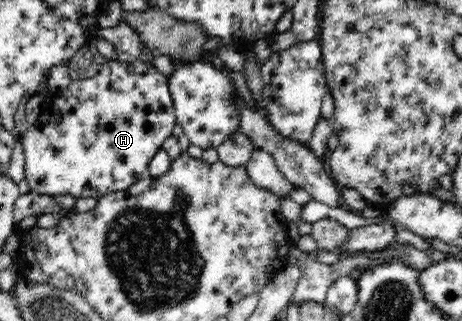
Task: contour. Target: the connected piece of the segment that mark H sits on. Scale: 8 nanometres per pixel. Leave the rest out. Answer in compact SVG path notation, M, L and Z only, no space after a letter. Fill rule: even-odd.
M143 58L132 64L111 59L100 66L93 78L72 81L28 128L21 140L25 156L24 178L31 191L53 197L69 194L77 199L99 199L106 194L126 190L147 175L150 160L161 150L163 143L173 137L176 123L173 100L164 74Z

